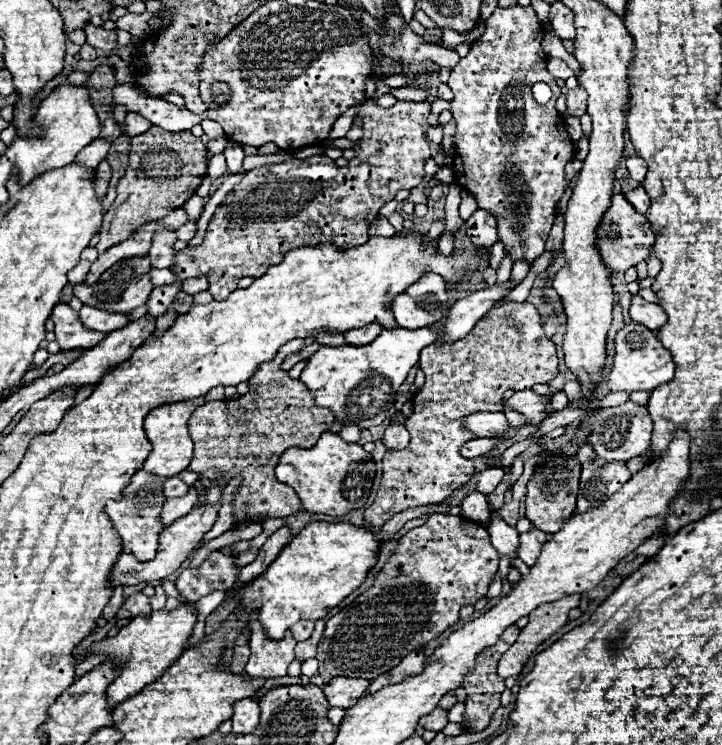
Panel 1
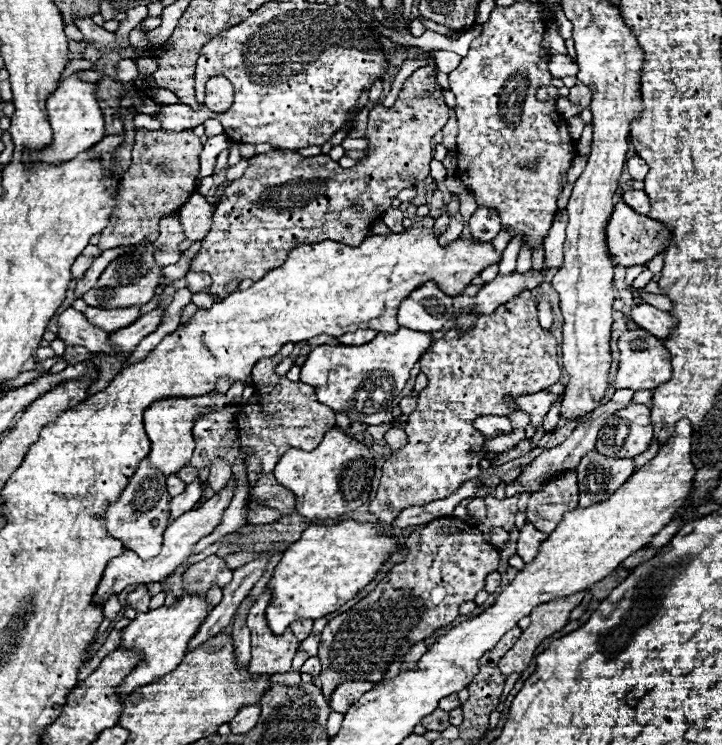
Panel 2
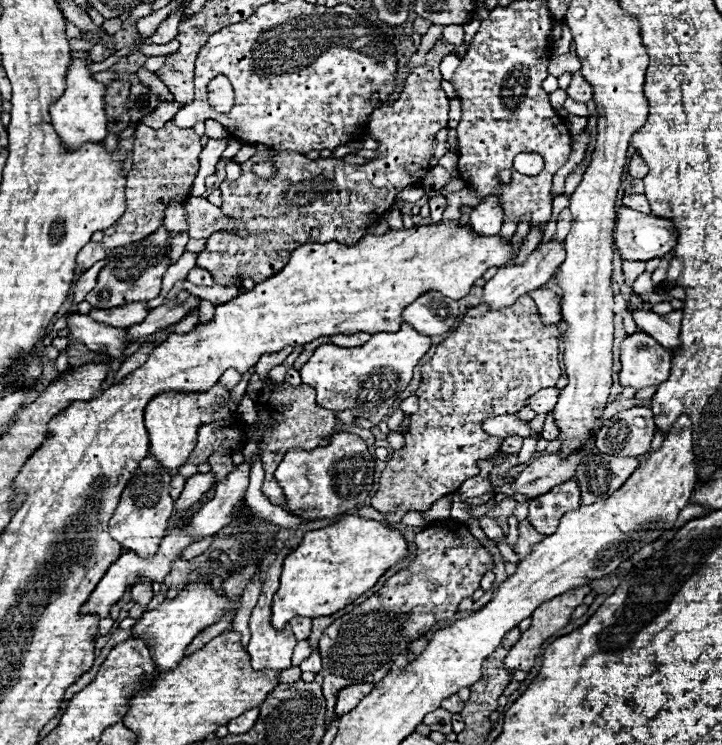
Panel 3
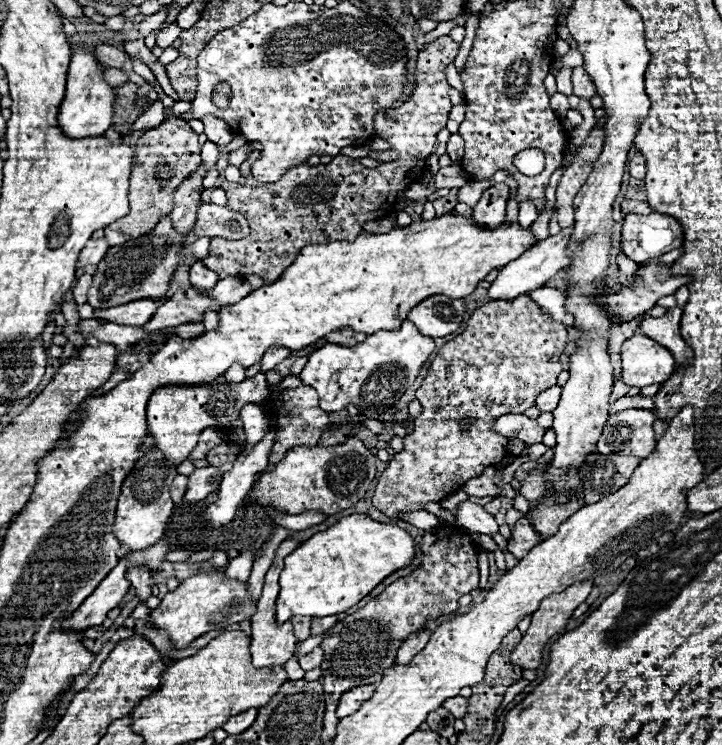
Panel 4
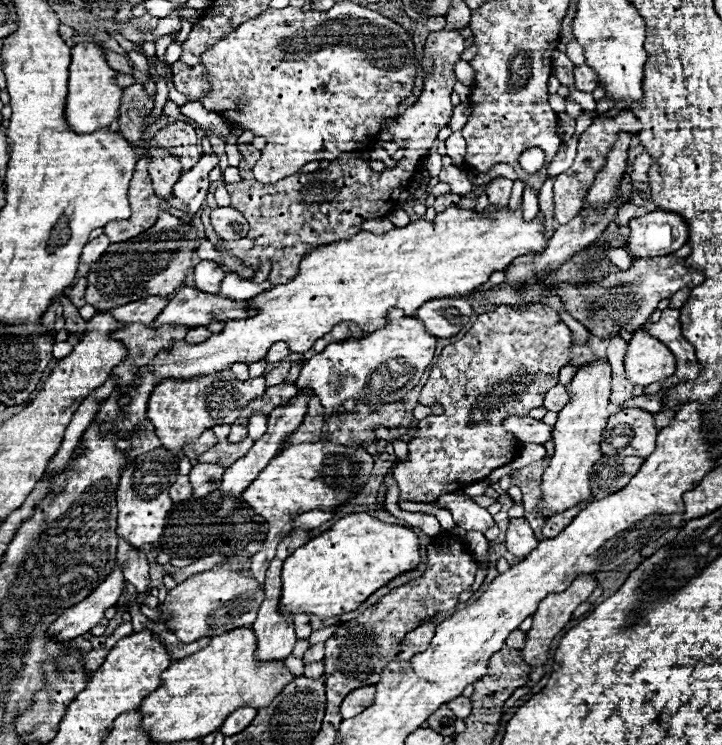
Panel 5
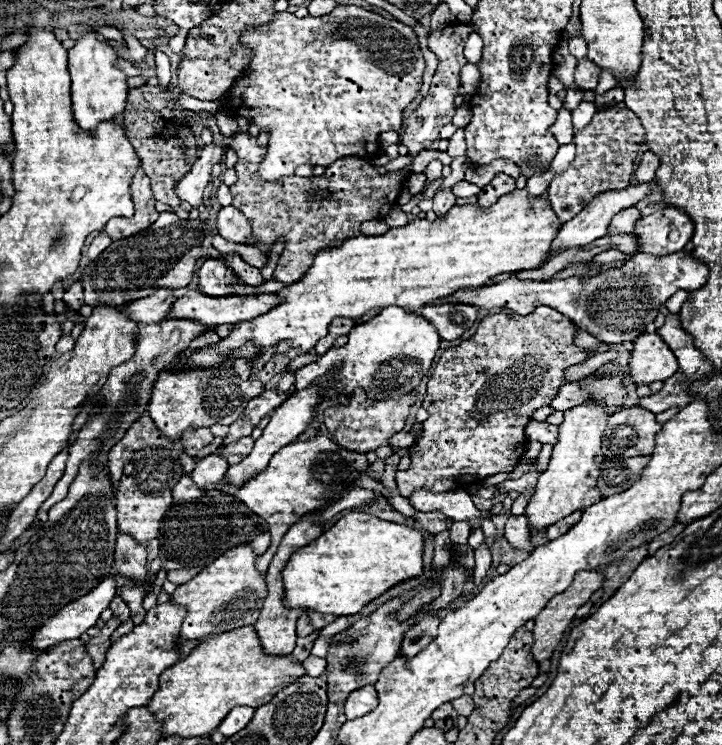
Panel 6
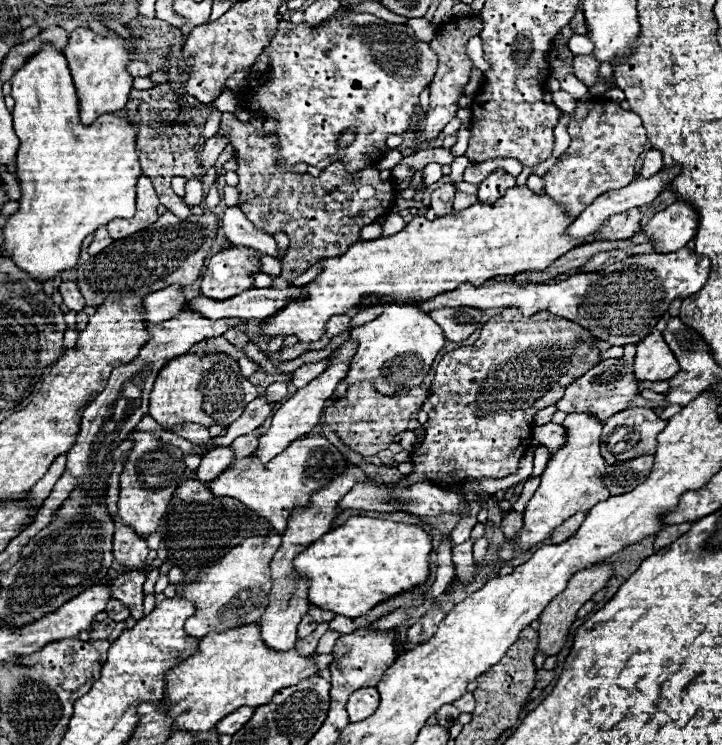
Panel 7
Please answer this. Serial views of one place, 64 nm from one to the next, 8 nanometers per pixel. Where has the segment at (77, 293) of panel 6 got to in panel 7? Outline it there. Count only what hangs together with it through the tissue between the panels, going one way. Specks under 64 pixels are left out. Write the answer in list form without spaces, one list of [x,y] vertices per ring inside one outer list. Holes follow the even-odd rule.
[[[62,282],[60,284],[60,294],[64,298],[64,304],[70,310],[78,312],[78,310],[82,310],[86,306],[86,302],[84,302],[84,298],[82,298],[82,294],[80,294],[80,290],[78,290],[78,286],[74,282]]]

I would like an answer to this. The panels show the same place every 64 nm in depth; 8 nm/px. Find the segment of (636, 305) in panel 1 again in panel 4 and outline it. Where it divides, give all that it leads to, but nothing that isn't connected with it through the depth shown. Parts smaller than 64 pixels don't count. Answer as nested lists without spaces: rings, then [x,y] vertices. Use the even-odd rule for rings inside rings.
[[[670,308],[662,318],[644,316],[640,320],[640,330],[646,336],[660,342],[662,346],[666,346],[674,354],[678,366],[686,366],[692,364],[694,352],[690,346],[686,346],[686,342],[680,336],[680,316],[682,316],[680,308]]]

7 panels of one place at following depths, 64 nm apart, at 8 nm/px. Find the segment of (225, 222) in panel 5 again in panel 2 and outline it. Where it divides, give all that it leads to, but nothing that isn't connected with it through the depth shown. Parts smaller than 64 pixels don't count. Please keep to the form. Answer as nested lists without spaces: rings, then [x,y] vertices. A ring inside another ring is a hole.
[[[194,193],[190,196],[180,208],[180,220],[186,238],[192,242],[202,240],[212,228],[212,216],[214,216],[214,206],[210,206],[202,194]]]

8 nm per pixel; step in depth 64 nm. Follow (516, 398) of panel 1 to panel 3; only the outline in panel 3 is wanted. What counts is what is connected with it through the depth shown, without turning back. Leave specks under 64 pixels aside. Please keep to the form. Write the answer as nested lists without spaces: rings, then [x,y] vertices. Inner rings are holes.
[[[544,388],[530,398],[530,408],[536,414],[552,412],[552,408],[556,406],[556,400],[558,400],[558,388]],[[525,438],[523,440],[522,448],[518,453],[518,464],[528,462],[528,460],[536,451],[537,442],[538,440],[536,440],[536,438]]]

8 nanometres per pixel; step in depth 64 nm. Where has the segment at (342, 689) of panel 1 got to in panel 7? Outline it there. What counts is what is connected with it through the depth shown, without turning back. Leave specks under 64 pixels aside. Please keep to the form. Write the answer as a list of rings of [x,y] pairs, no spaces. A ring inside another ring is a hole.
[[[360,688],[358,692],[354,692],[346,704],[350,722],[358,722],[374,714],[374,708],[378,708],[378,696],[380,694],[376,692],[376,688]]]

